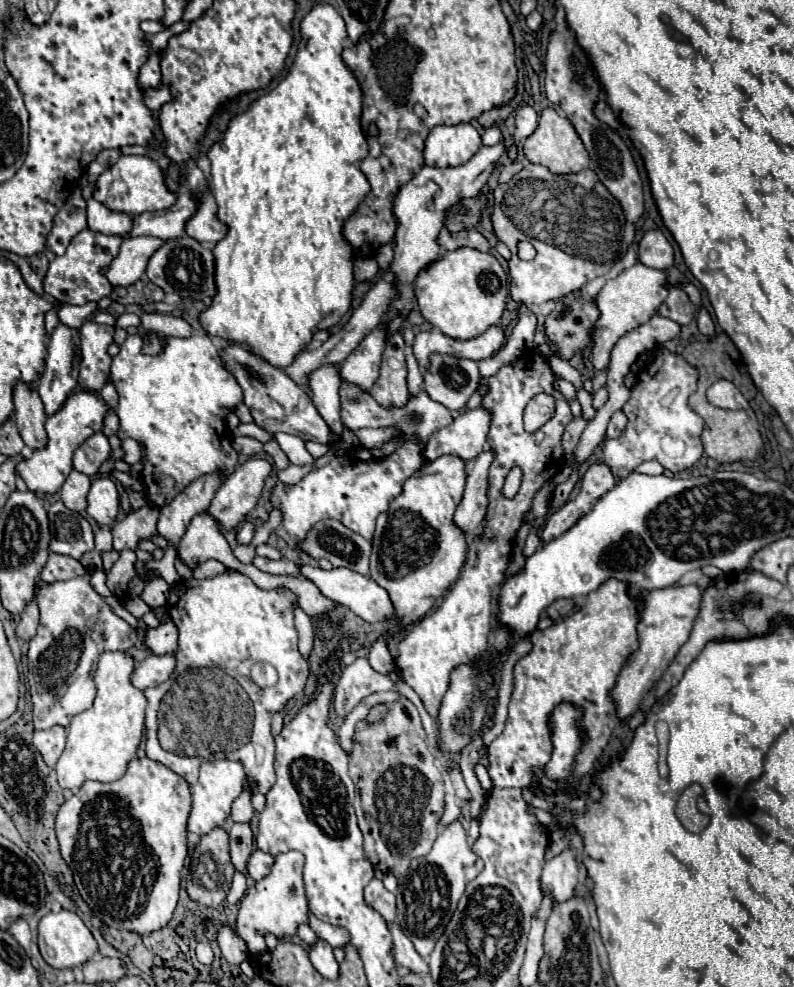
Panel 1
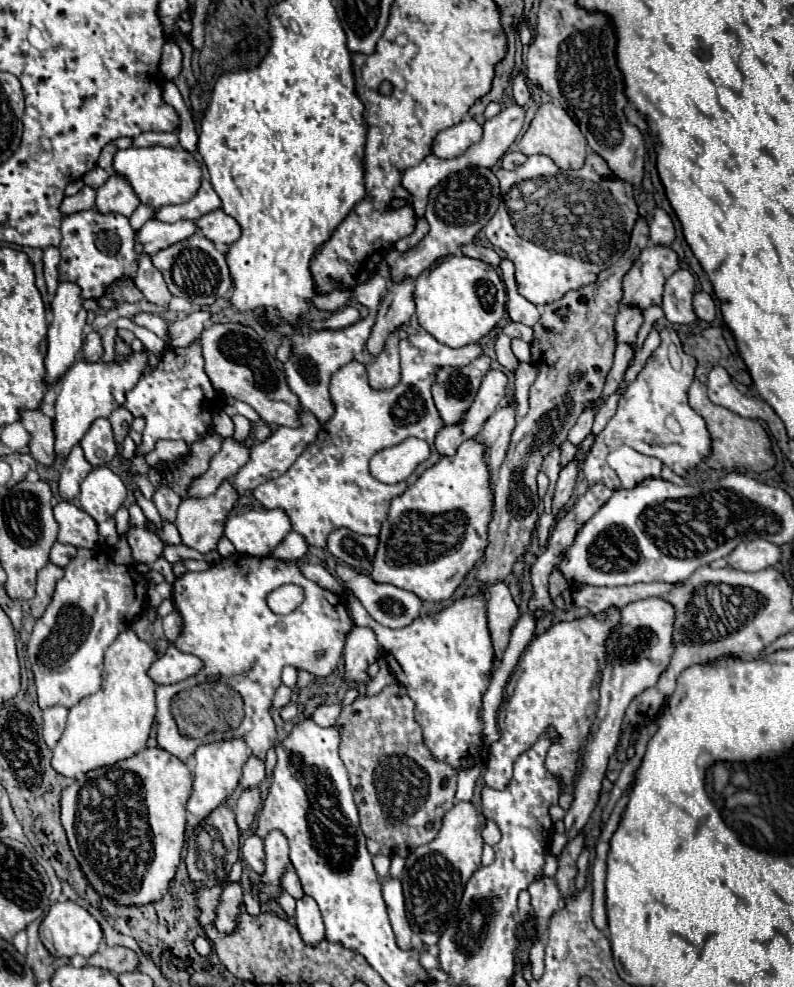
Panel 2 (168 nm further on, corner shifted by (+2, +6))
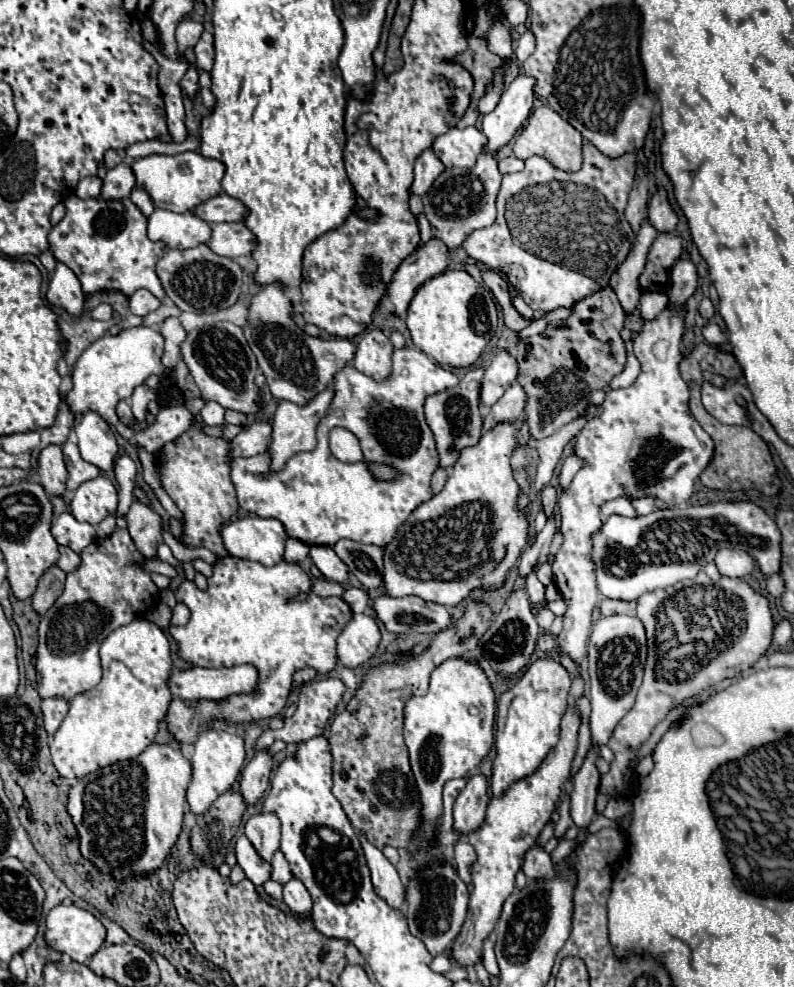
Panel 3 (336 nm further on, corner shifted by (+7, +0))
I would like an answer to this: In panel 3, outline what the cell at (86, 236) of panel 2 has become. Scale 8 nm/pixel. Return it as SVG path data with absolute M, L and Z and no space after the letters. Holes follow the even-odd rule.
M71 194L65 200L65 208L65 218L49 232L49 244L53 256L77 274L85 294L119 290L131 296L135 290L145 288L155 298L165 300L165 290L155 272L157 262L165 254L165 244L149 240L147 216L143 216L129 198L83 200Z

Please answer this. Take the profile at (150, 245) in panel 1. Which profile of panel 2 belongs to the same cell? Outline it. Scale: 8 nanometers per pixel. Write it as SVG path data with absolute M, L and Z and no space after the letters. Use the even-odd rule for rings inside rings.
M148 220L140 230L134 234L134 252L136 256L148 254L154 256L158 250L168 248L170 244L176 244L178 240L184 240L186 236L196 234L196 224L190 220L166 224L160 220Z

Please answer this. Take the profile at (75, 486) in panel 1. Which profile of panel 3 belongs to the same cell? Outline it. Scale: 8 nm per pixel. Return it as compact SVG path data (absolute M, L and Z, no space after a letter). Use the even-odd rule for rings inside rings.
M65 442L63 444L63 456L65 456L65 466L69 472L67 480L67 490L73 492L77 486L81 486L87 480L93 480L101 474L101 470L89 462L85 462L79 454L79 448L75 442Z

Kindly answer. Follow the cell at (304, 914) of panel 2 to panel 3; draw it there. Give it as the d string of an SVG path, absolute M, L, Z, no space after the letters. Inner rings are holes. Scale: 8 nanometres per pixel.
M291 878L285 886L283 886L283 900L285 904L289 906L291 912L295 912L297 916L305 916L311 912L313 908L313 902L311 902L311 896L305 888L305 884L297 878Z

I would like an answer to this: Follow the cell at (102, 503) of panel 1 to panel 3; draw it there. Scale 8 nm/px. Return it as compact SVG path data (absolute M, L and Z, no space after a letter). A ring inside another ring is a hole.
M105 476L83 482L71 498L71 512L79 522L97 526L105 516L117 512L117 490Z

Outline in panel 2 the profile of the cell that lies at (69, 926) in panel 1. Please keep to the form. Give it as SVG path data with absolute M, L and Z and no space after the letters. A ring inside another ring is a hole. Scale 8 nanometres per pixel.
M66 900L66 902L56 902L50 906L40 926L40 940L54 958L72 958L76 954L88 958L98 950L102 942L102 930L100 930L100 924L82 906Z

